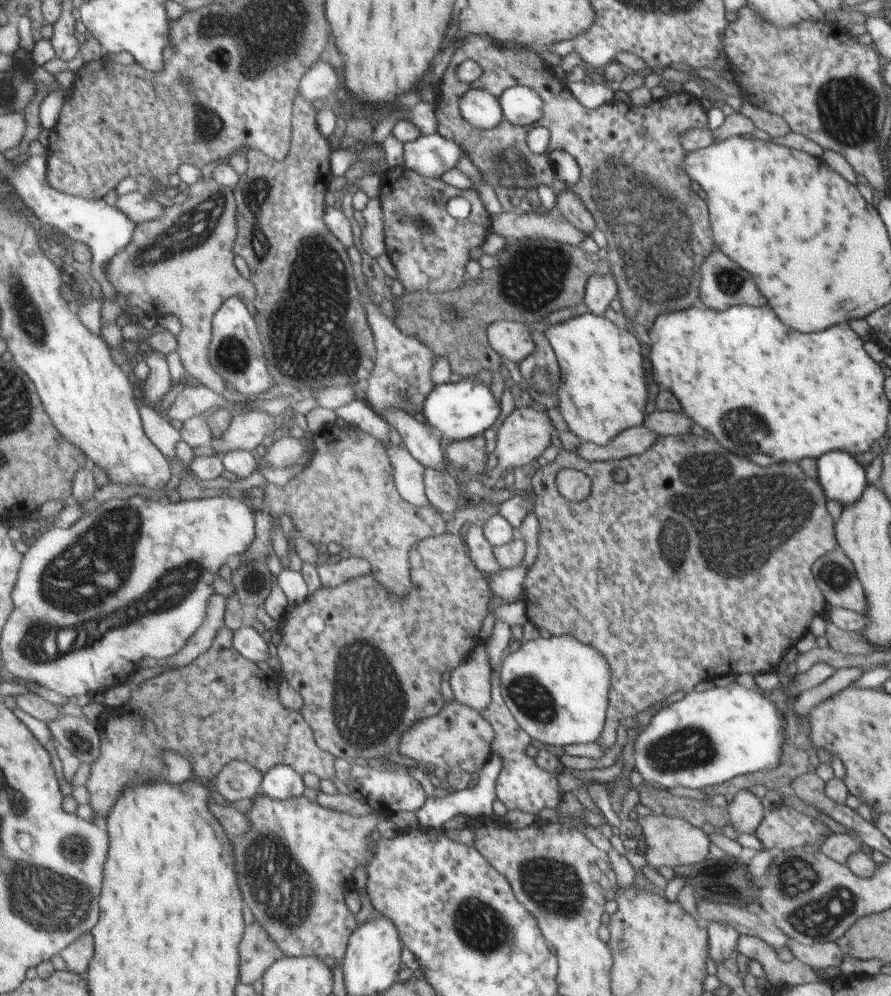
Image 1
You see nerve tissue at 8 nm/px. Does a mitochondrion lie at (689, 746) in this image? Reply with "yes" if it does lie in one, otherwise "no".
yes

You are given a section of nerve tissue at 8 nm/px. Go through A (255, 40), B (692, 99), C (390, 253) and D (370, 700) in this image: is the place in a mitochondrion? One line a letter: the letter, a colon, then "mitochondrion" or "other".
A: mitochondrion
B: other
C: other
D: mitochondrion

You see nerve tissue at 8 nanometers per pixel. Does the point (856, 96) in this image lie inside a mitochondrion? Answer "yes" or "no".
yes

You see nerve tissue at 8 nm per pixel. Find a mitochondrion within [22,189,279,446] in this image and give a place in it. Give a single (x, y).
(192, 231)

